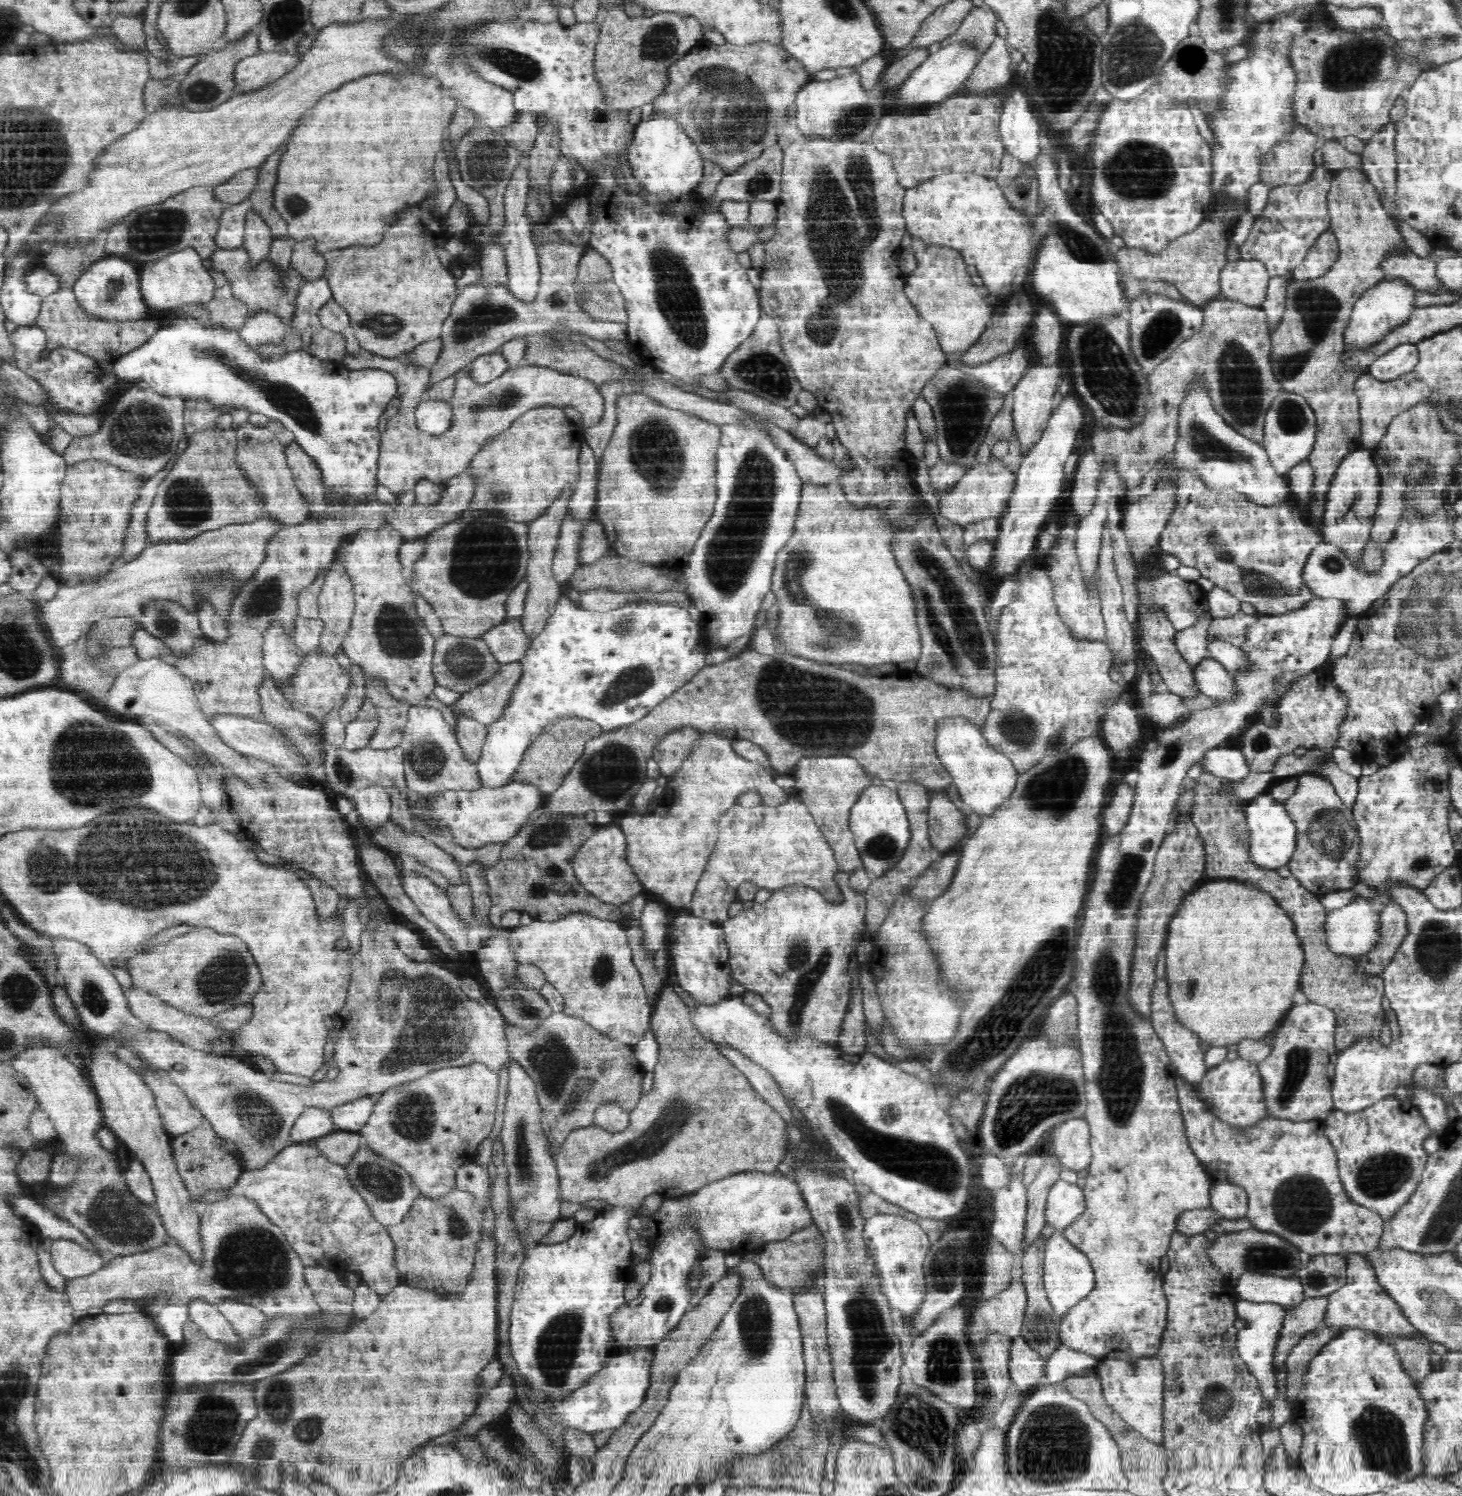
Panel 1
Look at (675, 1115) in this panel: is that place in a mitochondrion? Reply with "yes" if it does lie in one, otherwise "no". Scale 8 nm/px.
yes

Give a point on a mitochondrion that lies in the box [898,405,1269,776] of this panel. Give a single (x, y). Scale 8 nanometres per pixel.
(953, 622)

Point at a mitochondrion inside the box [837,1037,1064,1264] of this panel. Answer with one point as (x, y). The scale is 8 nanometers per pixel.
(965, 1103)

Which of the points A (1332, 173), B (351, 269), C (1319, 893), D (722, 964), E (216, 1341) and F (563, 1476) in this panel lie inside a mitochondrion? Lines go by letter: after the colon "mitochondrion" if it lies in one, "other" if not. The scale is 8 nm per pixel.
A: other
B: mitochondrion
C: other
D: other
E: other
F: other

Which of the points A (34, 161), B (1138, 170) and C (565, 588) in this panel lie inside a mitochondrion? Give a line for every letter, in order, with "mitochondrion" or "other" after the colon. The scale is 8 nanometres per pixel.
A: mitochondrion
B: mitochondrion
C: other

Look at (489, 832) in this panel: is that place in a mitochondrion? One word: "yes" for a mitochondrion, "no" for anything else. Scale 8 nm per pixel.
no

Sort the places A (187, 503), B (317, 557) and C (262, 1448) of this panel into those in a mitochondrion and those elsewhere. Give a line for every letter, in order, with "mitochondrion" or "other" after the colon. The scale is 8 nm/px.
A: mitochondrion
B: other
C: mitochondrion

